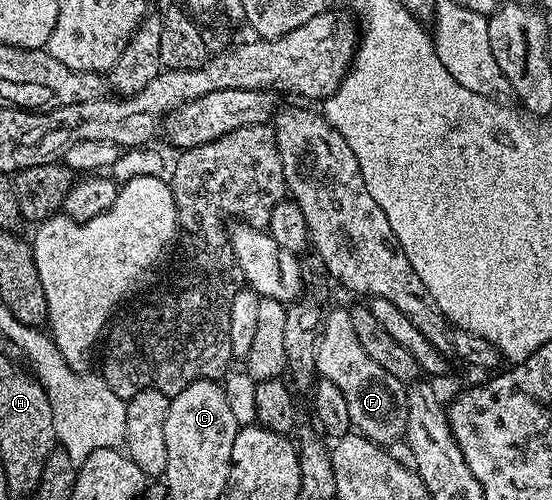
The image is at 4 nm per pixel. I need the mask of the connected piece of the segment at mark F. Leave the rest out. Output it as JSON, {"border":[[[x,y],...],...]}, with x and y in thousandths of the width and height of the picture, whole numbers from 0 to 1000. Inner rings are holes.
{"border":[[[600,618],[591,632],[591,646],[583,650],[583,670],[576,682],[576,702],[572,704],[574,746],[582,754],[601,760],[616,784],[623,784],[623,800],[630,800],[630,832],[636,854],[661,876],[672,876],[687,888],[707,888],[730,874],[736,864],[736,782],[737,774],[710,744],[688,736],[659,696],[652,696],[652,680],[645,676],[645,656],[638,656],[632,618]]]}

